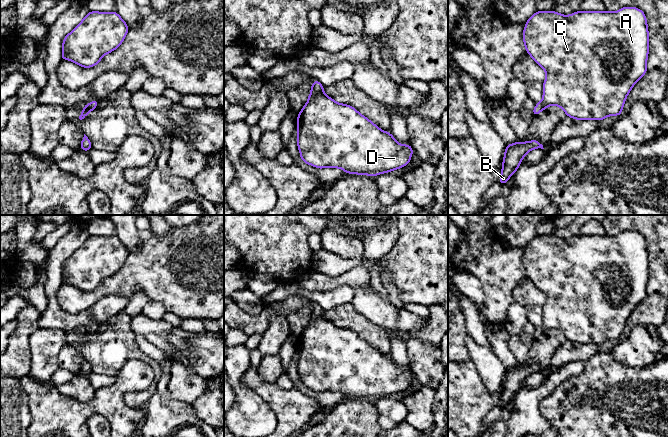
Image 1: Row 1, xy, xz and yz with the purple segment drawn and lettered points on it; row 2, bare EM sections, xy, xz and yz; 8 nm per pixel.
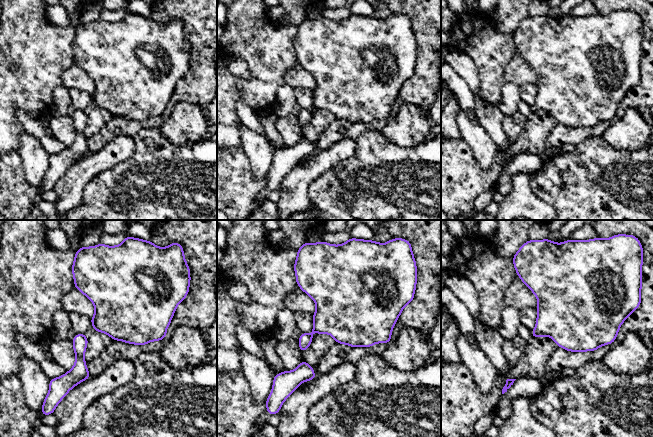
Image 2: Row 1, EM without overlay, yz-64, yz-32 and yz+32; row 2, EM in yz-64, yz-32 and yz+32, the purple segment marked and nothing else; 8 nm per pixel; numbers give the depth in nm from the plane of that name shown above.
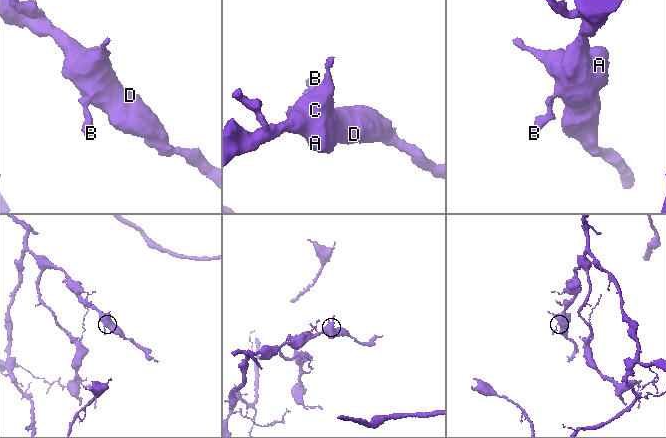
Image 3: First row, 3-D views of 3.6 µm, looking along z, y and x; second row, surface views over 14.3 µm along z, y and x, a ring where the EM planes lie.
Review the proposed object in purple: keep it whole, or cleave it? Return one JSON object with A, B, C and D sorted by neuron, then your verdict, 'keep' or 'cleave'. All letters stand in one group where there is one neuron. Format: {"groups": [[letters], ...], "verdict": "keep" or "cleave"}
{"groups": [["A", "B", "C", "D"]], "verdict": "keep"}

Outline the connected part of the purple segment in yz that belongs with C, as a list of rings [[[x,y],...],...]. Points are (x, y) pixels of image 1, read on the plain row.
[[[623,231],[616,236],[583,235],[568,240],[555,235],[537,235],[525,247],[523,266],[532,283],[546,296],[543,323],[532,334],[537,340],[551,329],[561,331],[566,340],[577,344],[601,345],[608,340],[620,340],[627,319],[647,295],[649,257],[645,237],[636,231]]]

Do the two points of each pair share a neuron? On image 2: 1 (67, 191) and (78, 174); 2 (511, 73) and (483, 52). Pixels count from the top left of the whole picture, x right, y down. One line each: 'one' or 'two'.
1: one
2: two

